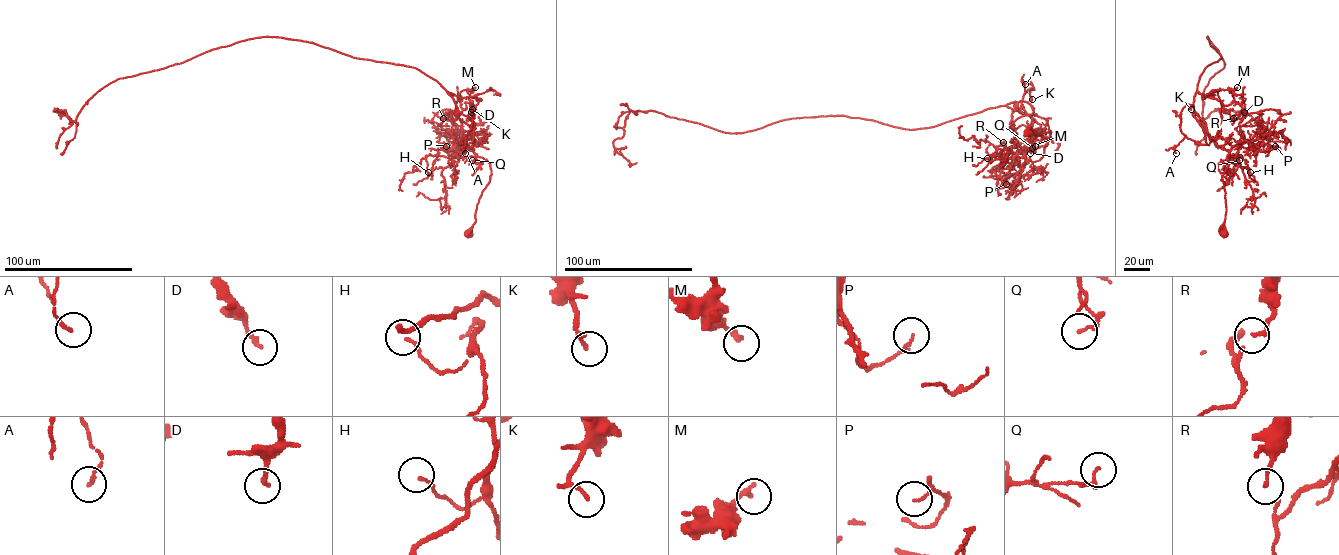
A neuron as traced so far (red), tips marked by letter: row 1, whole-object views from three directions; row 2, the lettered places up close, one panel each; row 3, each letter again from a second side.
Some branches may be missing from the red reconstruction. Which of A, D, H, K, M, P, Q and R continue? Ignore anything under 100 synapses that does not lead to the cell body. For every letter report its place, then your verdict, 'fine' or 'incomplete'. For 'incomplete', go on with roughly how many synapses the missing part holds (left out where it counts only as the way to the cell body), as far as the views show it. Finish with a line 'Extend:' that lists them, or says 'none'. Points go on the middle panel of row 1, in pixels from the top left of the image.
A: place (1025, 84); fine
D: place (1030, 153); fine
H: place (987, 158); fine
K: place (1032, 99); fine
M: place (1035, 146); fine
P: place (1006, 184); fine
Q: place (1032, 148); fine
R: place (1003, 142); fine
Extend: none

